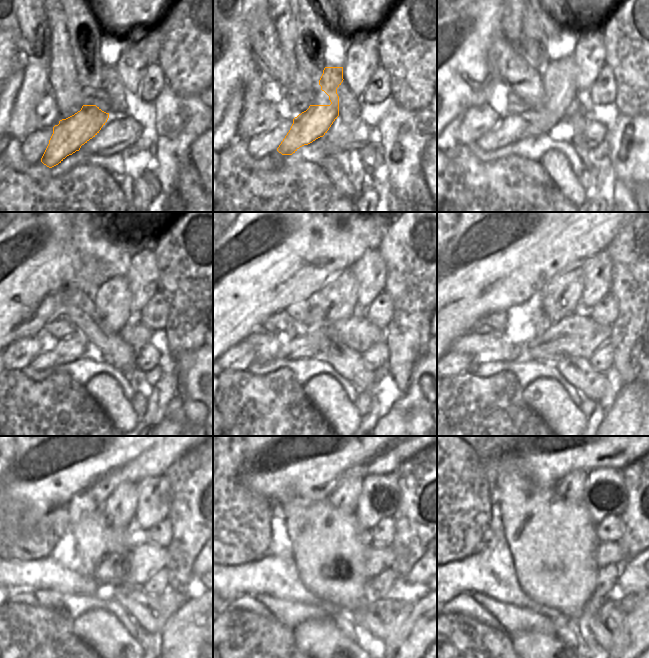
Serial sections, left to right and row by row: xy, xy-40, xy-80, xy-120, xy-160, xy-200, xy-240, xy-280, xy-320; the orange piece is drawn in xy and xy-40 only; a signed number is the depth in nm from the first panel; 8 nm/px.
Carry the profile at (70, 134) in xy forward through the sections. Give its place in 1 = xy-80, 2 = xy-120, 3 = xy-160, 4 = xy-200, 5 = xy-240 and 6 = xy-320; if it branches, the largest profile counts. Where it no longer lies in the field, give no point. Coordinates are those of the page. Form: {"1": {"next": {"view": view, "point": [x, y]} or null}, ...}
{"1": {"next": {"view": "xy-80", "point": [558, 77]}}, "2": {"next": {"view": "xy-120", "point": [112, 300]}}, "3": {"next": {"view": "xy-160", "point": [337, 299]}}, "4": {"next": {"view": "xy-200", "point": [561, 297]}}, "5": {"next": {"view": "xy-240", "point": [119, 509]}}, "6": {"next": {"view": "xy-320", "point": [570, 488]}}}

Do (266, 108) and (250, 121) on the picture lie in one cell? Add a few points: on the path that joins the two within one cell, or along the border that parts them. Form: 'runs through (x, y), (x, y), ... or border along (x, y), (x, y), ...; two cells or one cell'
runs through (262, 112), (254, 120); one cell

